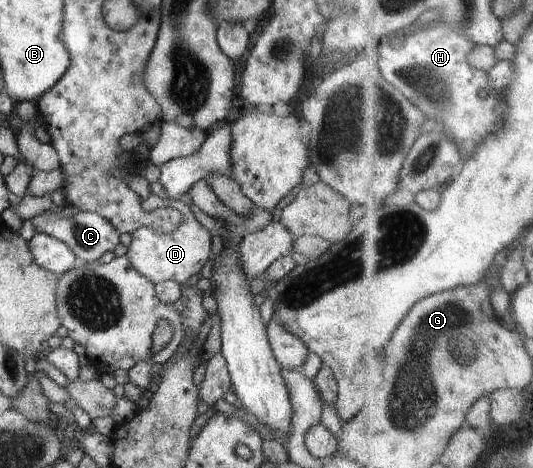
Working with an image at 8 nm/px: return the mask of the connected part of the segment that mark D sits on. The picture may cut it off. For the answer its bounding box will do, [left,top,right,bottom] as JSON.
[126,195,217,286]

